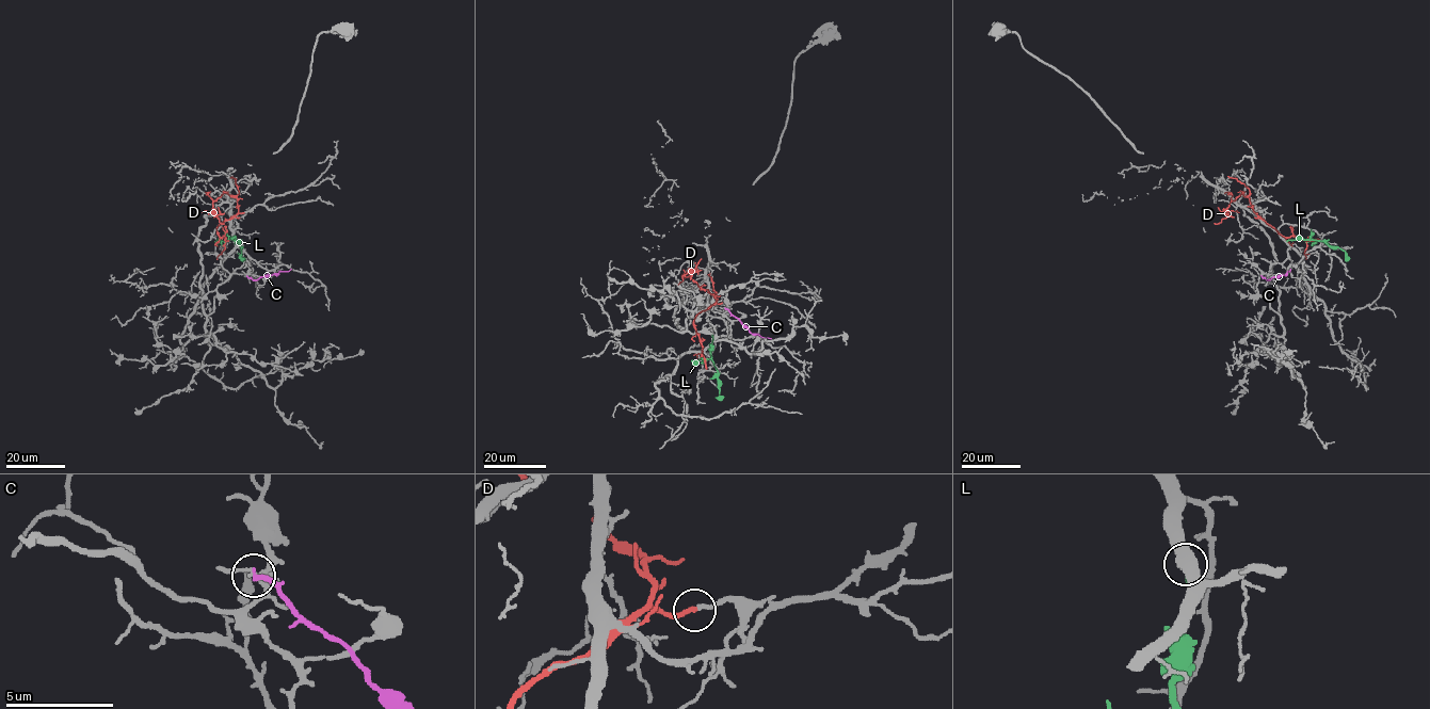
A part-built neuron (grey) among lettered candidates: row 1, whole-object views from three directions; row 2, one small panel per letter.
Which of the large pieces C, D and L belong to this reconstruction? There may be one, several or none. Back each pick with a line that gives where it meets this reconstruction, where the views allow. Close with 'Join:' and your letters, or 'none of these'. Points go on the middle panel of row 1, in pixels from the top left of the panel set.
Join: none of these

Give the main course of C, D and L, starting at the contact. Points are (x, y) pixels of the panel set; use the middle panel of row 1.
C: (724, 308), (752, 334), (771, 339)
D: (722, 303), (713, 303), (694, 319), (702, 353), (693, 355)
L: (712, 335), (710, 359), (717, 370), (721, 397)

